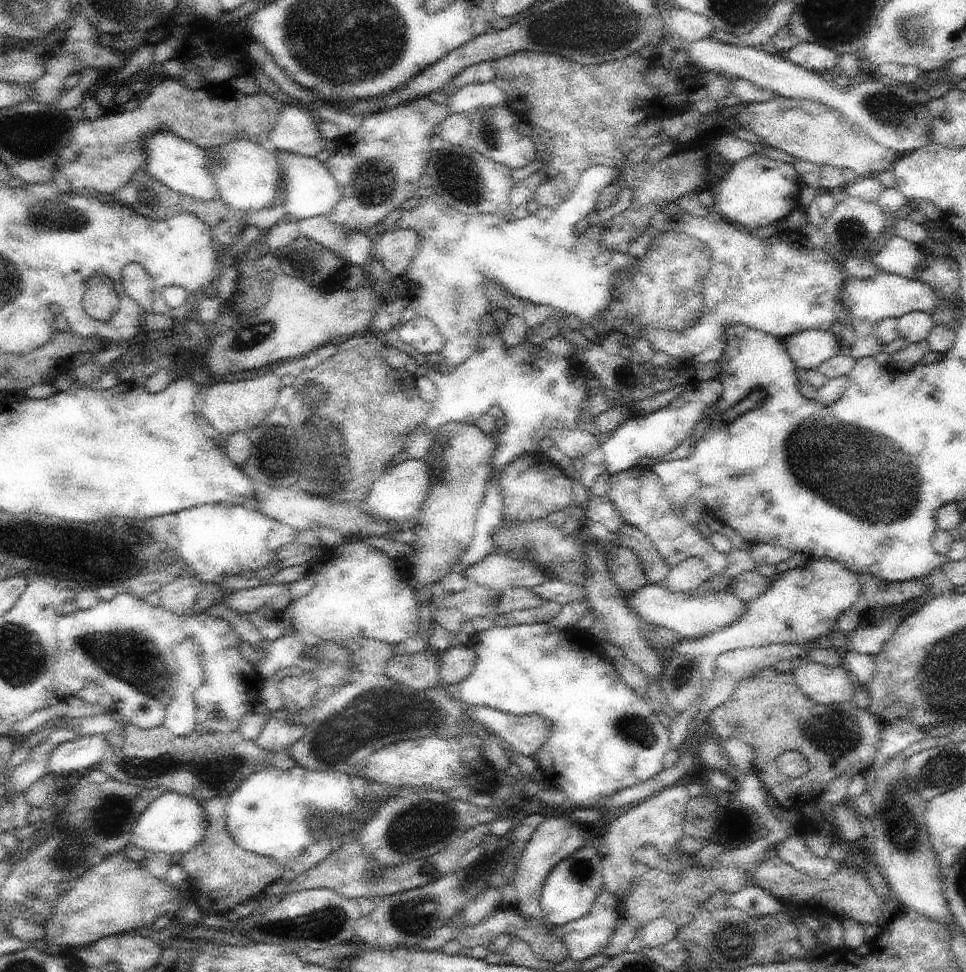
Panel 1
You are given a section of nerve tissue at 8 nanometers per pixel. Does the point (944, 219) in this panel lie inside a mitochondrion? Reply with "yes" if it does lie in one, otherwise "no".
no

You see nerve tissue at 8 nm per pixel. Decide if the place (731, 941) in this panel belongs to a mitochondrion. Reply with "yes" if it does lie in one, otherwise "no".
yes

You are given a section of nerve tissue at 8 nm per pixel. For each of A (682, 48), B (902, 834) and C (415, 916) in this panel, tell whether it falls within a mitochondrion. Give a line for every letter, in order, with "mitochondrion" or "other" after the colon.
A: other
B: mitochondrion
C: mitochondrion

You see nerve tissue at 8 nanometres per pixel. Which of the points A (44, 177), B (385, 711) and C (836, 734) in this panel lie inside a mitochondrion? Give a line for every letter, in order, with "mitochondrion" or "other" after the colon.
A: other
B: mitochondrion
C: mitochondrion

